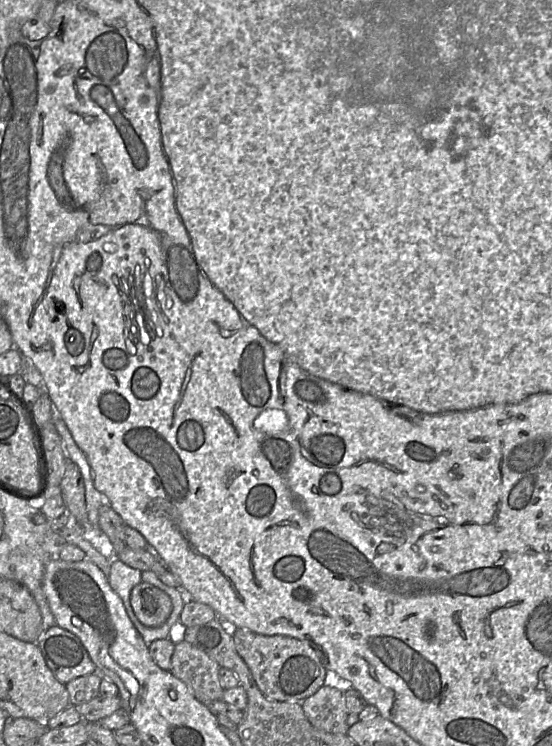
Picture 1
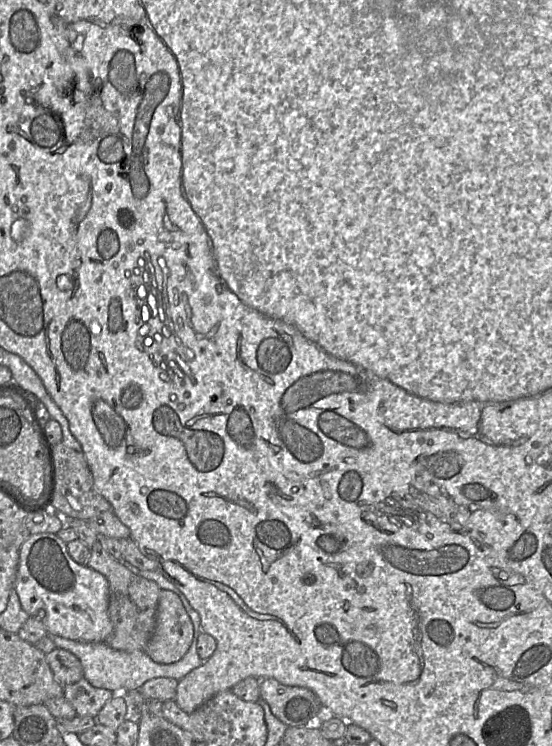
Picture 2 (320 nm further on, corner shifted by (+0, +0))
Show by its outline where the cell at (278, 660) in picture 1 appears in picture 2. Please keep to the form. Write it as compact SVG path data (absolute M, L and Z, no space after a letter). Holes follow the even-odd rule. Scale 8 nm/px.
M271 677L260 679L259 687L260 698L288 727L304 727L322 707L319 697L305 687L284 685Z

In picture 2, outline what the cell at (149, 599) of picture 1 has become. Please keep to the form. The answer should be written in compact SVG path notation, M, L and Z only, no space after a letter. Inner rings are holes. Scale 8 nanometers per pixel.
M161 588L155 628L146 645L146 654L160 664L177 662L189 650L193 635L193 624L180 598Z

